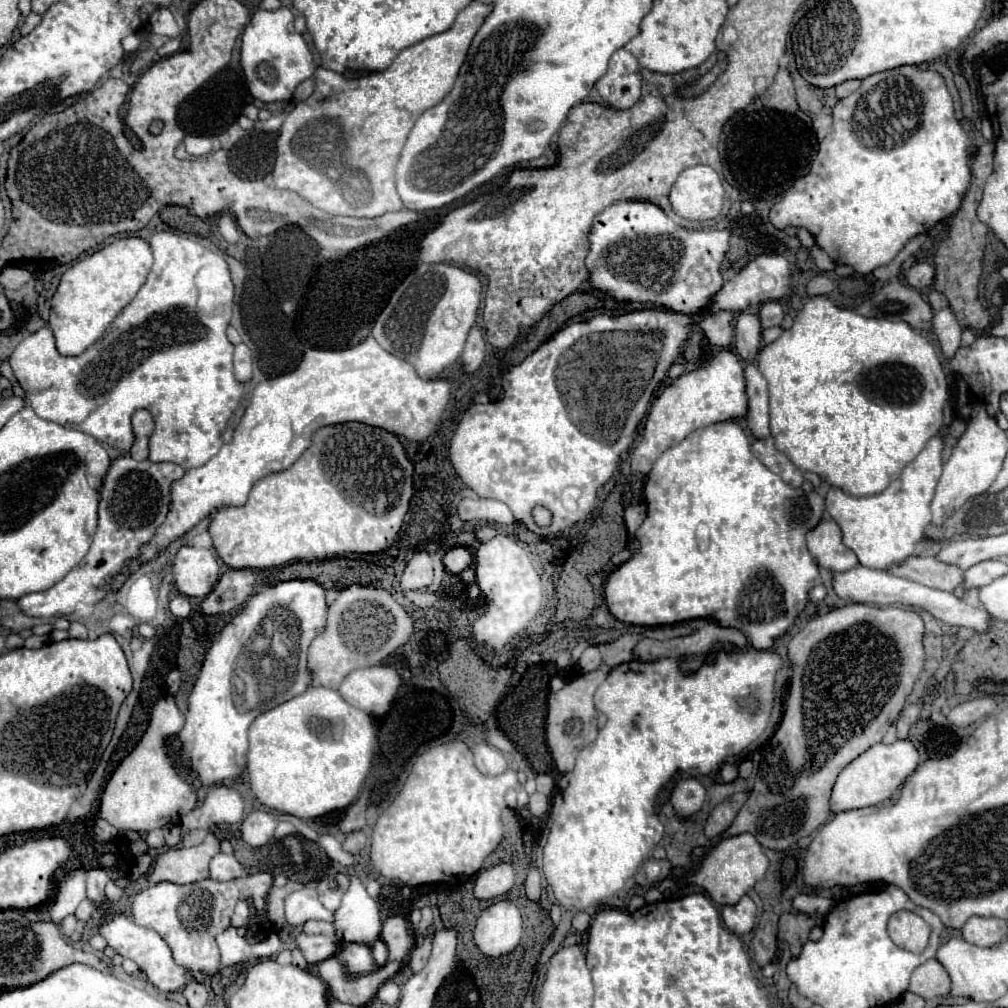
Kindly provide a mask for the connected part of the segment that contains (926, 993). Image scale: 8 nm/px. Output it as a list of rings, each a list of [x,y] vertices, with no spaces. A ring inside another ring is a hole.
[[[932,958],[914,970],[908,990],[926,1000],[946,996],[950,992],[950,976],[948,972],[944,972],[944,966],[936,958]]]

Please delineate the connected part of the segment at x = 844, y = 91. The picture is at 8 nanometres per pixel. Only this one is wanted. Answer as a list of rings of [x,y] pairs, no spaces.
[[[846,80],[842,84],[836,86],[836,96],[838,98],[844,98],[844,96],[850,96],[854,90],[858,90],[862,84],[862,80]]]

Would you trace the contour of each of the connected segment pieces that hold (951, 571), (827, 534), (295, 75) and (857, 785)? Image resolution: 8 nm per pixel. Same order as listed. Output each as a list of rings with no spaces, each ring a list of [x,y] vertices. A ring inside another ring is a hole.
[[[906,558],[902,564],[896,564],[888,570],[894,576],[936,588],[954,592],[960,586],[960,580],[964,580],[964,570],[956,568],[954,564],[940,564],[936,558]]]
[[[822,520],[806,534],[806,542],[818,566],[830,572],[844,572],[858,564],[856,554],[842,546],[842,530],[834,520]]]
[[[278,8],[274,12],[258,10],[242,36],[242,70],[248,80],[248,90],[254,98],[262,102],[286,102],[294,96],[300,82],[314,74],[312,54],[294,28],[294,14],[288,8]]]
[[[896,740],[894,744],[874,744],[840,772],[832,790],[832,800],[830,800],[832,812],[836,814],[854,808],[876,806],[888,800],[904,784],[904,780],[916,770],[918,764],[920,764],[920,752],[910,740]]]

